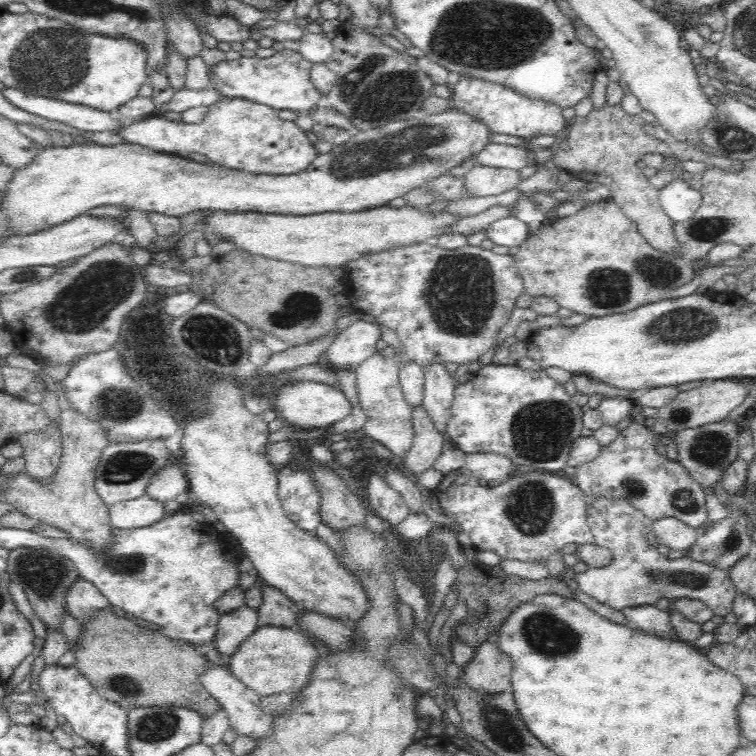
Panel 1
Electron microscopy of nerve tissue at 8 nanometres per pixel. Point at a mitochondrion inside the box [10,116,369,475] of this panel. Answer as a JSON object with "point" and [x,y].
{"point":[82,306]}

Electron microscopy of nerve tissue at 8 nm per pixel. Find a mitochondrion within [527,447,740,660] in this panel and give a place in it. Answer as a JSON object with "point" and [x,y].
{"point":[694,580]}

